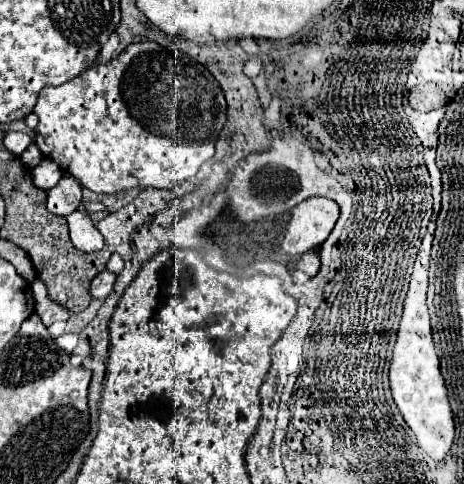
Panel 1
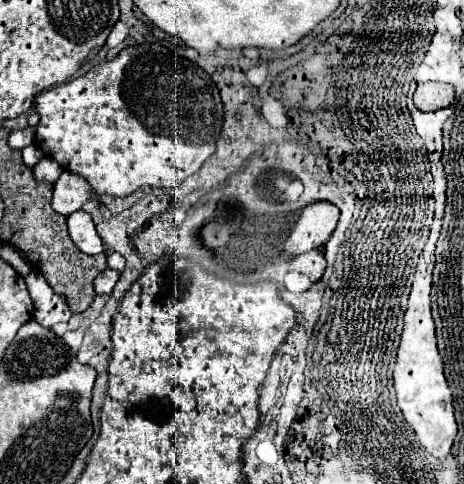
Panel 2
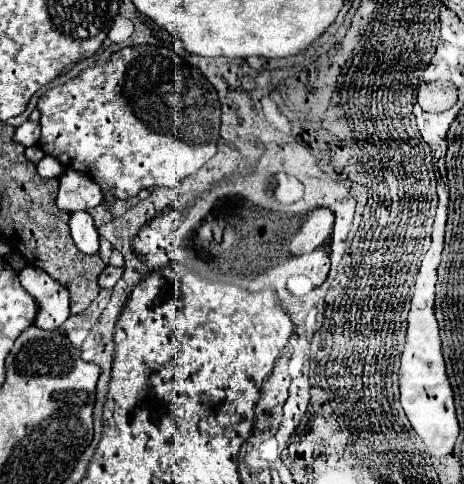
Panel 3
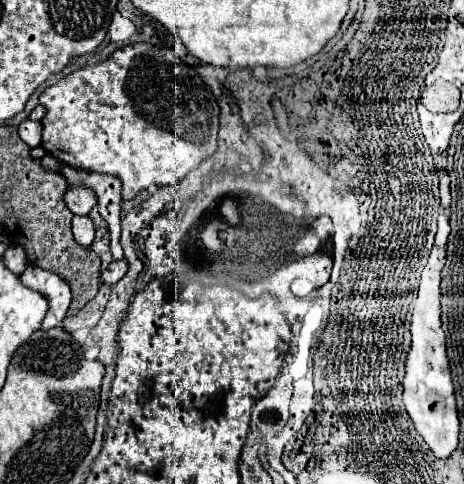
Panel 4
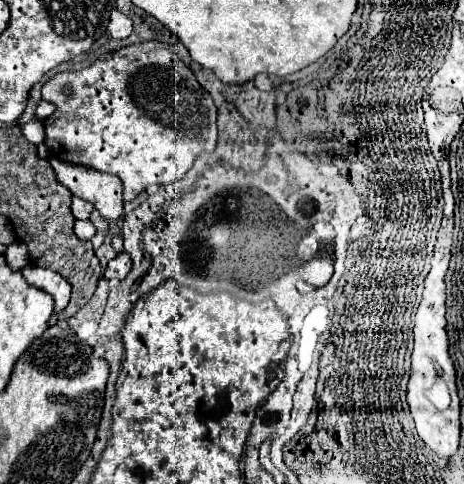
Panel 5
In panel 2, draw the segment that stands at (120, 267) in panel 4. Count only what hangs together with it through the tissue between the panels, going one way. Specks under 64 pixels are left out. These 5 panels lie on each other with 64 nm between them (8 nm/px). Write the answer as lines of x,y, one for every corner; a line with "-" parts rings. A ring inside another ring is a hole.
106,268
104,272
100,272
100,276
94,280
94,290
96,294
110,294
114,284
118,282
120,278
120,272
118,270
112,270
112,268

